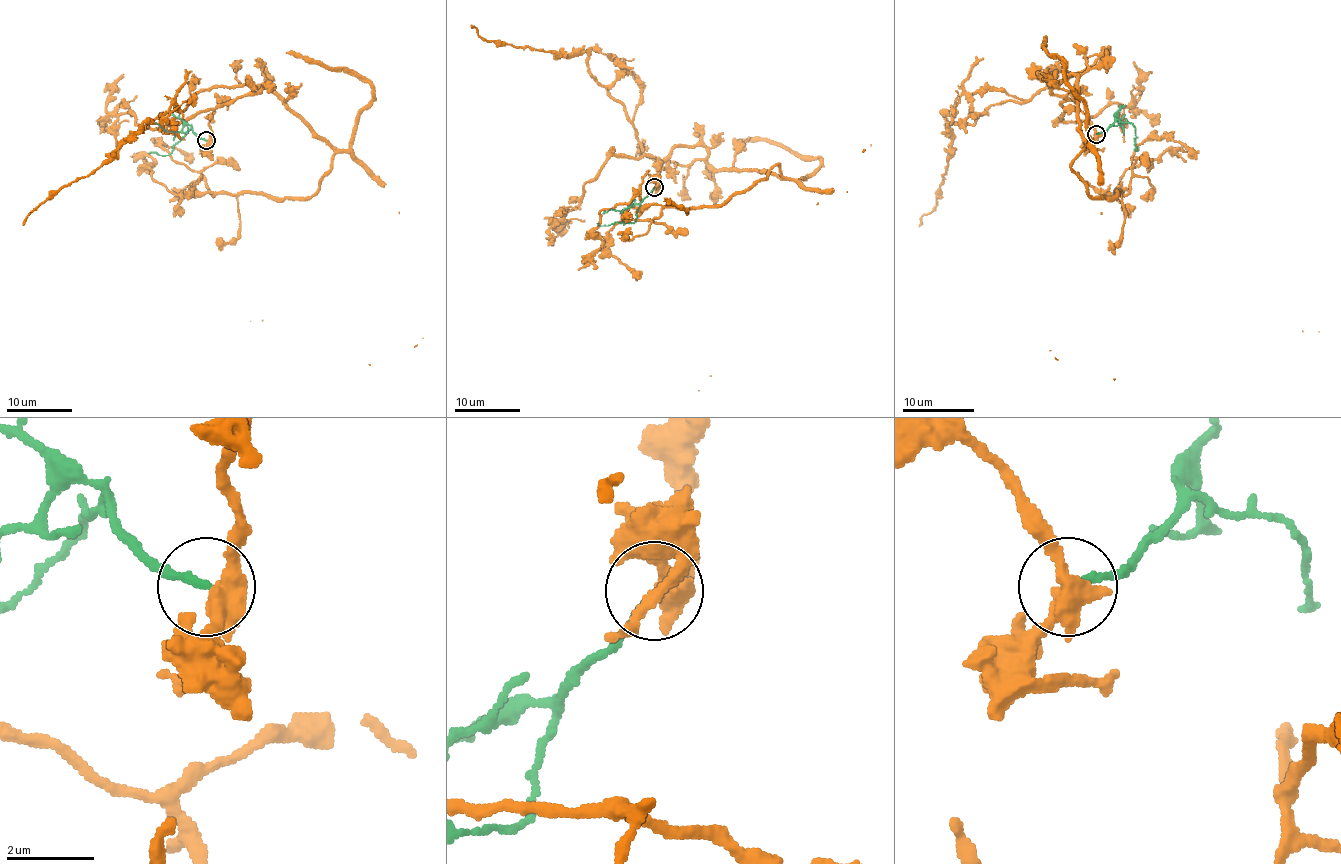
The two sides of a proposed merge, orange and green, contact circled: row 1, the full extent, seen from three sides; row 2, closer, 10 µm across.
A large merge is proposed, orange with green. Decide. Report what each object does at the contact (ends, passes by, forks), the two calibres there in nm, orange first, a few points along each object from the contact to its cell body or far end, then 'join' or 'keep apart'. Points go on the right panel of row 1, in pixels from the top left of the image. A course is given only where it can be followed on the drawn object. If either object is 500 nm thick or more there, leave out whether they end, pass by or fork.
orange passes by; green ends; calibres 480 and 170 nm; course orange (1097, 134), (1052, 82), (1077, 79), (1086, 145), (1071, 170), (1091, 195), (1122, 195), (1122, 244), (1319, 332); course green (1097, 134), (1114, 122), (1129, 122), (1136, 134), (1134, 151), (1138, 151), (1136, 147); keep apart

